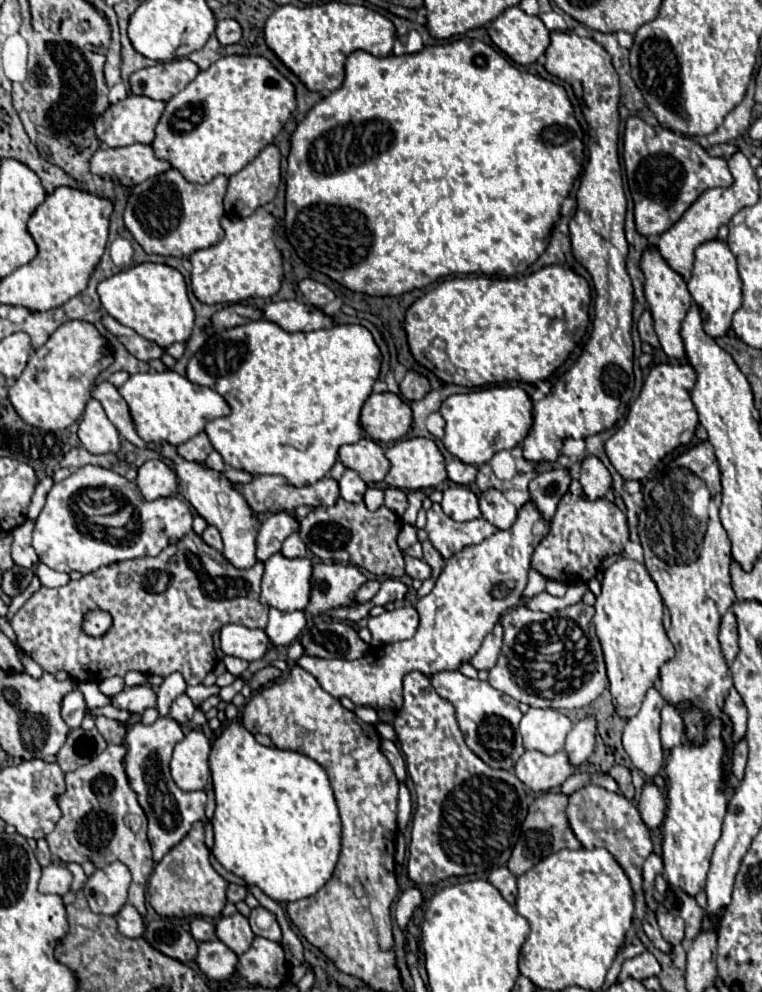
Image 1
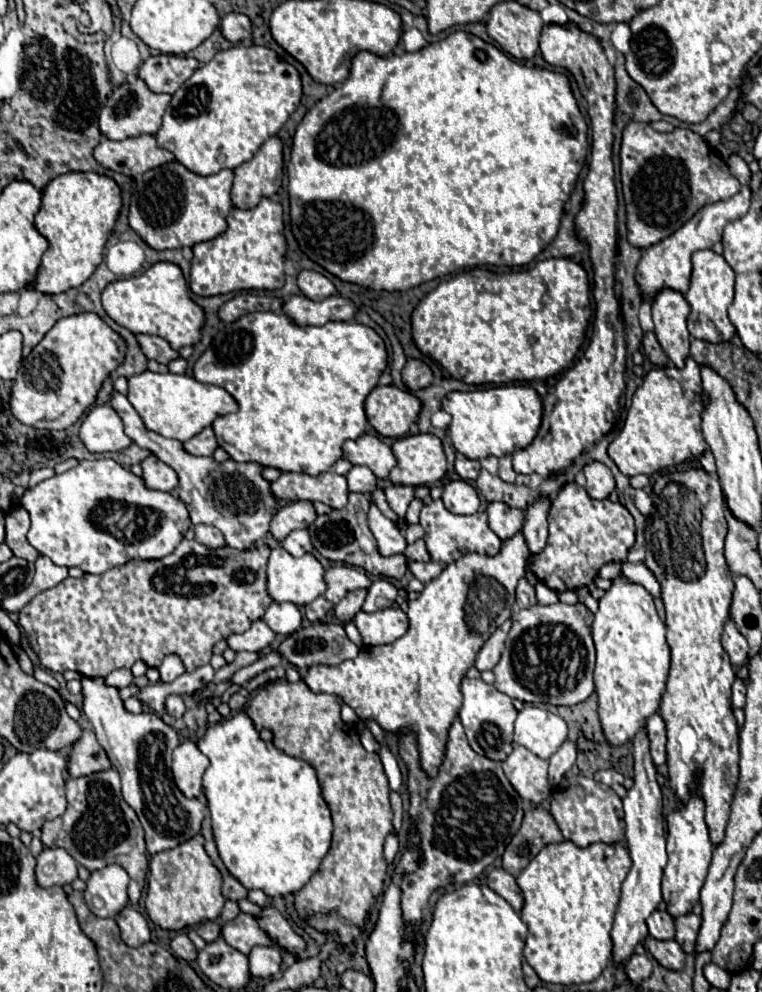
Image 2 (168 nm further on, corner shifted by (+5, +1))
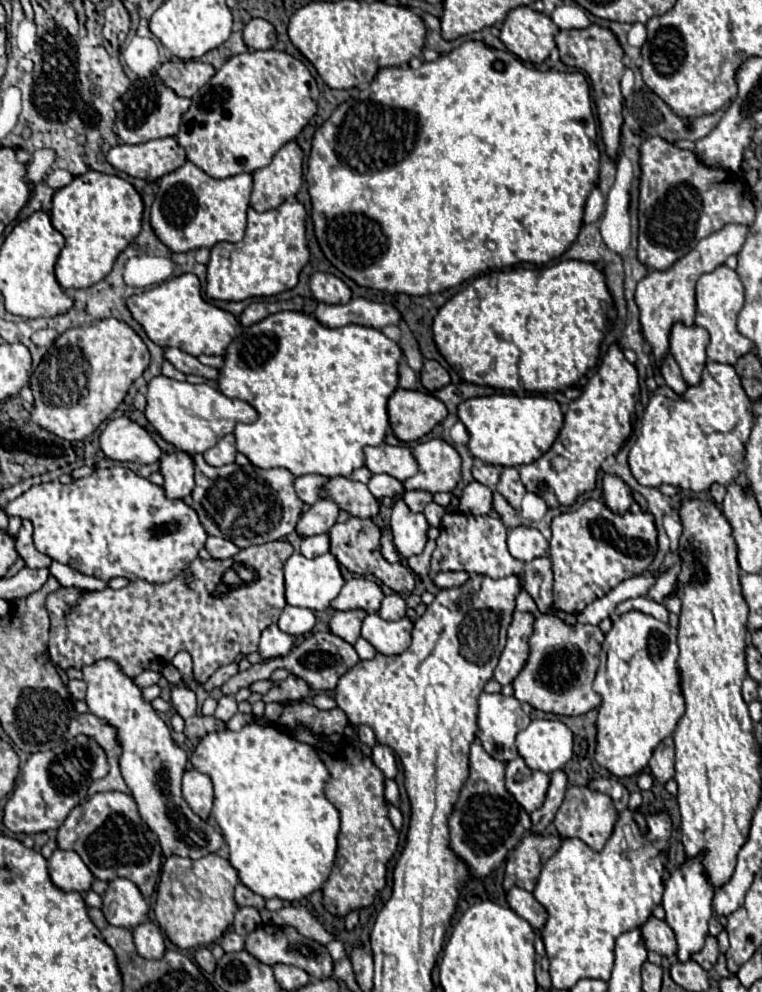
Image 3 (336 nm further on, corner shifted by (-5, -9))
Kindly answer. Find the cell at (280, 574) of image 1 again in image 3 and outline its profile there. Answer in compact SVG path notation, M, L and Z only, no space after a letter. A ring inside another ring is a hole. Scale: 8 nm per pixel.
M330 552L312 560L304 558L302 554L292 554L284 564L284 580L286 580L286 602L290 606L300 606L308 610L326 610L344 586L338 560Z

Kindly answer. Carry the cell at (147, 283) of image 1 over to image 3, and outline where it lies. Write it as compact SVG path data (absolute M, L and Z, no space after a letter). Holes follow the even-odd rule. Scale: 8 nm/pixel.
M182 274L178 278L166 280L142 294L134 294L126 302L132 318L144 328L148 338L162 346L174 346L192 356L220 356L238 332L238 320L200 296L200 282L196 274Z

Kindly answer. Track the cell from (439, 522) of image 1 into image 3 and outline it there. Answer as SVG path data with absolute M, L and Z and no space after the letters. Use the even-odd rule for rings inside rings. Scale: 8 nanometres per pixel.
M444 512L440 522L440 536L432 554L432 574L446 570L464 570L468 574L484 574L490 578L506 578L520 574L524 564L518 562L506 548L506 528L500 518L472 516L462 512Z

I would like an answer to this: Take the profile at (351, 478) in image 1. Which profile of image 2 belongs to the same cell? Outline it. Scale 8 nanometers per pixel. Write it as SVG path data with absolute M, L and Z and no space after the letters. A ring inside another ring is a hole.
M352 466L352 470L346 474L348 478L348 488L350 492L362 492L362 494L370 494L374 492L378 478L374 476L374 472L368 466Z

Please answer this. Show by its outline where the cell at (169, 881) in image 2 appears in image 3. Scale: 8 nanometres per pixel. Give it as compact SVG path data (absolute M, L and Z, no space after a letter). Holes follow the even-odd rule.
M208 854L200 860L180 856L166 858L162 864L154 914L170 942L184 950L218 942L226 928L232 926L234 912L238 910L238 904L234 900L236 884L236 870L230 866L228 860L220 858L218 854Z

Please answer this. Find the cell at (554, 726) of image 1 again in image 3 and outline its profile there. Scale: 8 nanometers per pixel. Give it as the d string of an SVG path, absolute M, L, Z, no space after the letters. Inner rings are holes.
M532 720L526 730L516 736L520 756L532 770L554 772L572 758L574 736L560 720Z

